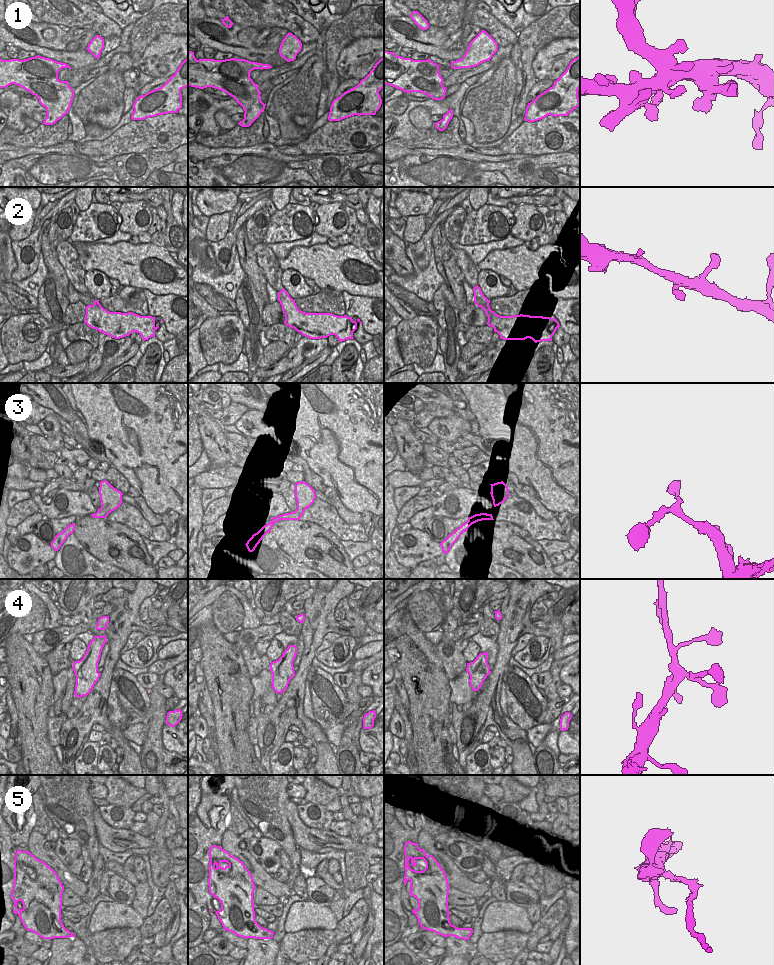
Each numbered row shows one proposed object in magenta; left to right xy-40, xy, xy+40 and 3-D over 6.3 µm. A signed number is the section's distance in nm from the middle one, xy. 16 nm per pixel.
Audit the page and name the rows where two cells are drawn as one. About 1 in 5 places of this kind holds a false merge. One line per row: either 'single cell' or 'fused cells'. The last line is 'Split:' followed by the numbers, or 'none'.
1: single cell
2: single cell
3: single cell
4: single cell
5: fused cells
Split: 5

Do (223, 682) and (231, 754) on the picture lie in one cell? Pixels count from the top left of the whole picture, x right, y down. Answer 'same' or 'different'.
same

